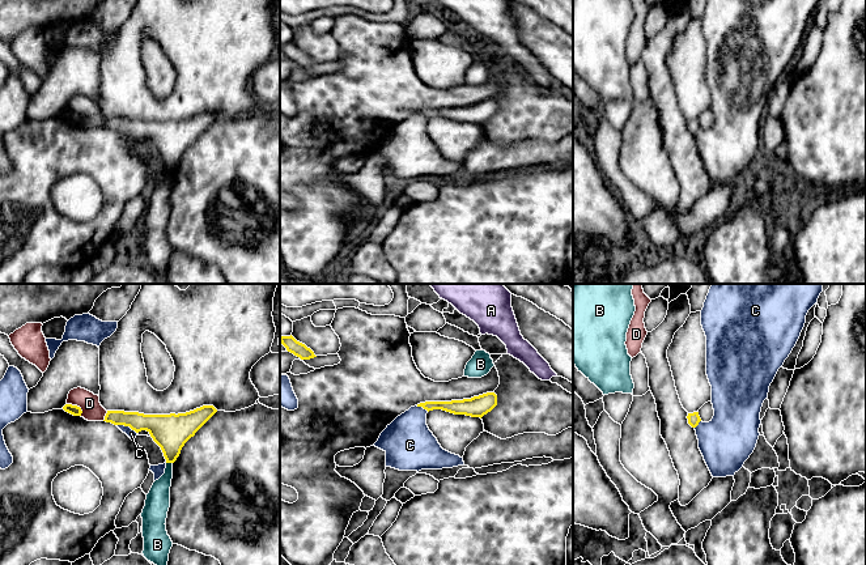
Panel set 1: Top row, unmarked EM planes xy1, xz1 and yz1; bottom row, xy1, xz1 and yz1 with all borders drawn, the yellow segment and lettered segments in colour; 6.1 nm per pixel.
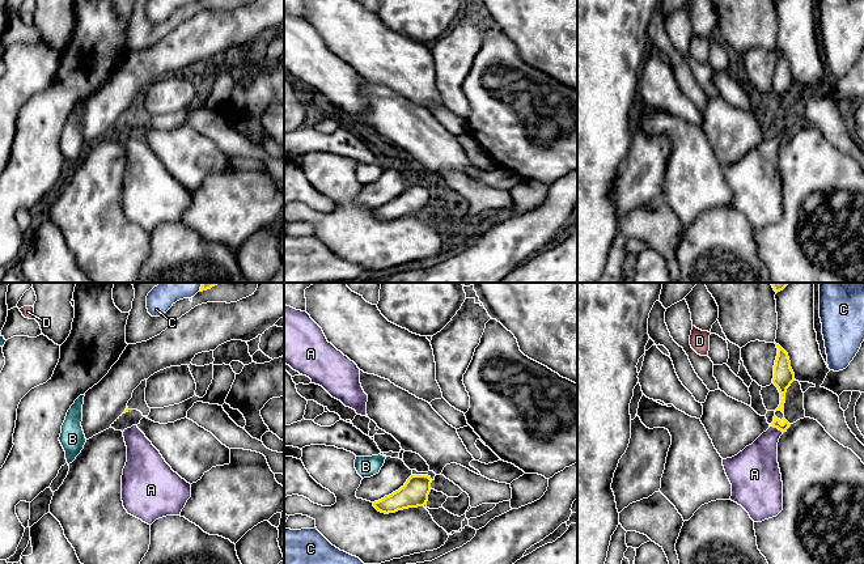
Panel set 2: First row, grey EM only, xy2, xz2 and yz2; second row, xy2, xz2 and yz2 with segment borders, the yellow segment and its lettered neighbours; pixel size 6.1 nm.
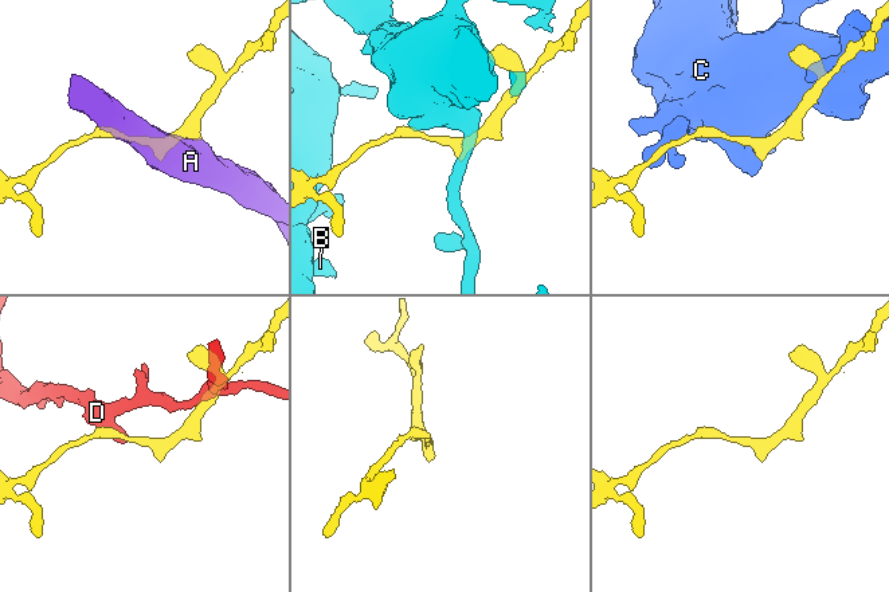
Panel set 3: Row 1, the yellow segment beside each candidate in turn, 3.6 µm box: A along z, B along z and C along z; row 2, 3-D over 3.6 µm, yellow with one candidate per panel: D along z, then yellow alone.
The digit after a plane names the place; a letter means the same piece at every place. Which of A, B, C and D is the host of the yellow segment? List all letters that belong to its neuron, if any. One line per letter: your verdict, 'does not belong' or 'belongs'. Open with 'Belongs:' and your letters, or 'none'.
Belongs: A
A: belongs
B: does not belong
C: does not belong
D: does not belong

